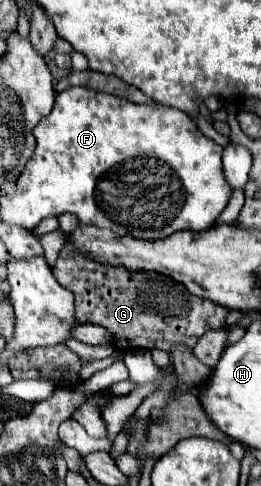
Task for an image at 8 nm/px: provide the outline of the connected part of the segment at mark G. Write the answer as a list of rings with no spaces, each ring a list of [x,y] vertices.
[[[68,239],[62,247],[52,273],[56,281],[74,293],[76,321],[92,323],[108,329],[114,343],[122,351],[130,349],[166,349],[174,343],[194,347],[196,341],[210,329],[224,327],[228,309],[216,305],[204,297],[188,293],[188,289],[156,271],[130,271],[126,267],[114,267],[98,263],[80,253]]]

